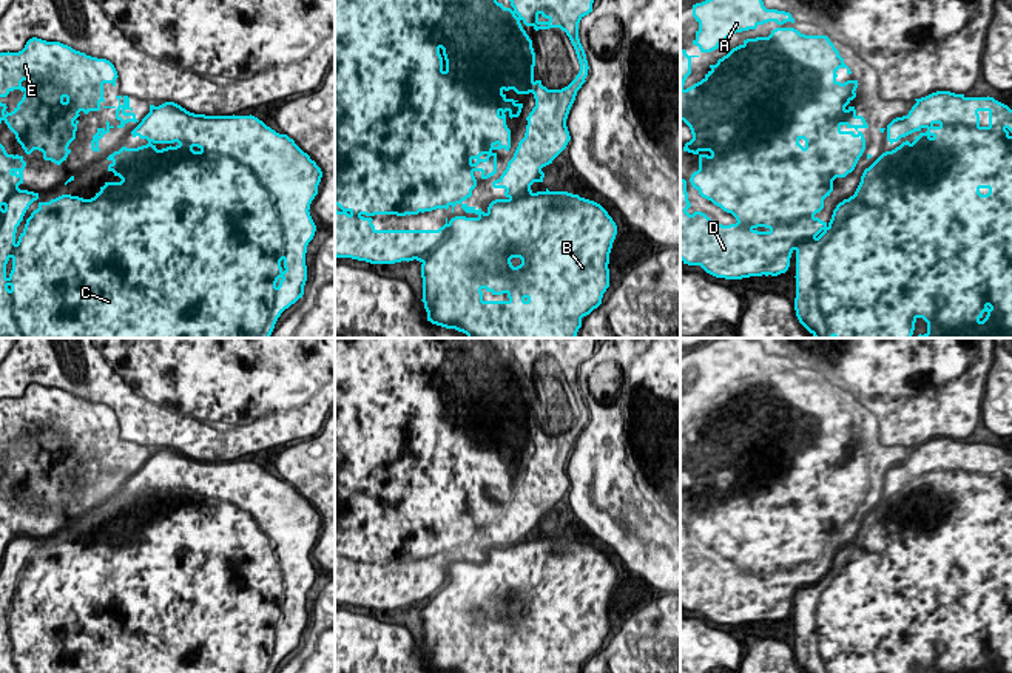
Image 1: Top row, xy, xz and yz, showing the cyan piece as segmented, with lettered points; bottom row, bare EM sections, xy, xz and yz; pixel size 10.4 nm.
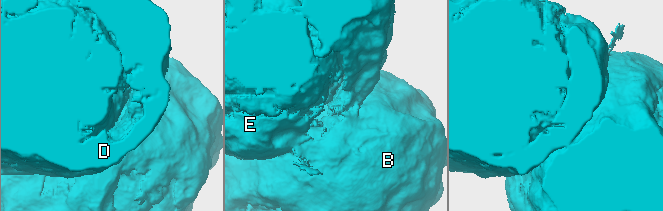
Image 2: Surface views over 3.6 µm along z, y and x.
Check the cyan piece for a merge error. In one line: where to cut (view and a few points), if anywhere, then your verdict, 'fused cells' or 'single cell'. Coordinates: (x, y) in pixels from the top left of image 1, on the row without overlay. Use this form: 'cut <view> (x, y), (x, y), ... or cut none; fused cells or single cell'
cut xz (548, 536), (509, 548), (492, 548), (485, 564), (475, 564); fused cells

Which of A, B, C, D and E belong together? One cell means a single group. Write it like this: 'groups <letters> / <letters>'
groups A D E / B C

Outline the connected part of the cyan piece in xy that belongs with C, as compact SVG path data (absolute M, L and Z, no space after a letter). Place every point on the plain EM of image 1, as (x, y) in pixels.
M160 451L151 457L145 466L131 477L133 483L139 482L147 485L148 489L137 494L122 492L119 497L114 497L106 505L111 508L108 517L113 517L114 522L119 522L120 528L105 528L100 533L100 537L96 539L91 545L83 545L79 542L62 540L49 548L39 548L39 554L31 559L26 565L25 574L17 583L17 573L23 566L23 562L29 551L39 545L39 539L19 536L12 539L5 550L3 563L0 566L0 673L275 673L281 659L295 650L304 641L304 631L307 627L307 611L305 599L307 591L313 585L316 571L310 562L310 550L318 540L318 531L322 523L321 514L315 506L304 499L293 485L287 480L279 480L262 466L255 462L199 462L190 457L182 457L168 451Z

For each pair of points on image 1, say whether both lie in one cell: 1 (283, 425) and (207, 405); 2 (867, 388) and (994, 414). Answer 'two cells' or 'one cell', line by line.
1: one cell
2: two cells

